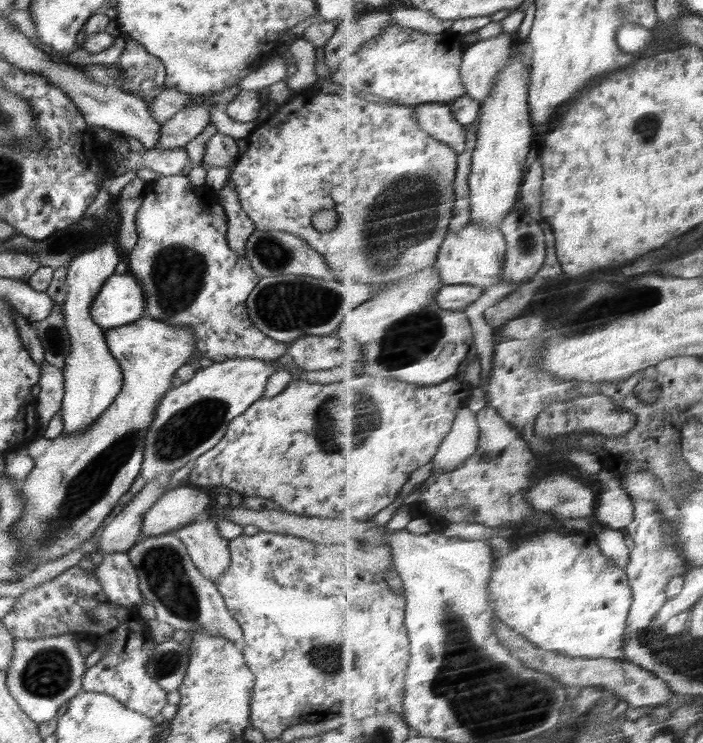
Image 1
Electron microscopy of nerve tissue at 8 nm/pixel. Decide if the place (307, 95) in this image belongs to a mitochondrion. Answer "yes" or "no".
no

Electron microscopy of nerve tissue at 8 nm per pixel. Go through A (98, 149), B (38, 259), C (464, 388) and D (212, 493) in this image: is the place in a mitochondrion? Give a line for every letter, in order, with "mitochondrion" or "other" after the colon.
A: other
B: other
C: other
D: other

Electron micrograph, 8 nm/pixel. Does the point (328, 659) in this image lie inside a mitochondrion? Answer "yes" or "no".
yes

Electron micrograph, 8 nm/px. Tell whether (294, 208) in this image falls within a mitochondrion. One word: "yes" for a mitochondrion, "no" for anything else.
no

